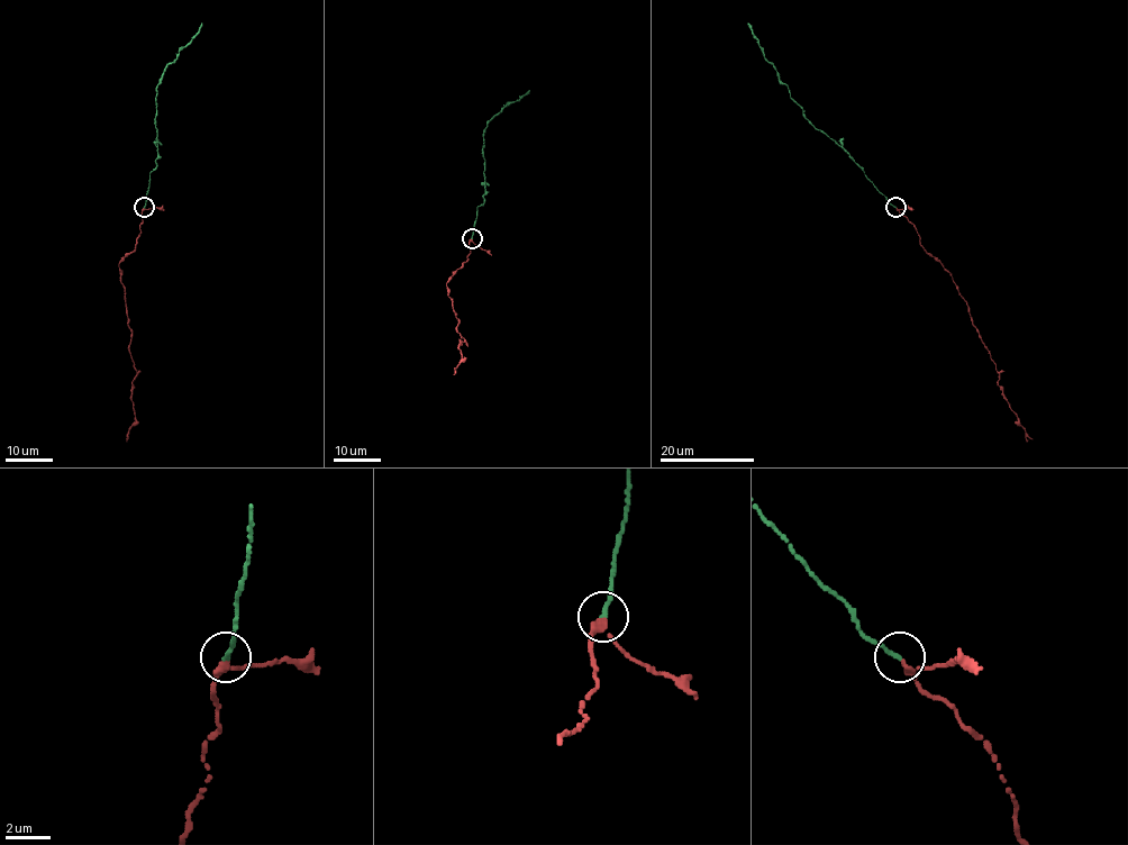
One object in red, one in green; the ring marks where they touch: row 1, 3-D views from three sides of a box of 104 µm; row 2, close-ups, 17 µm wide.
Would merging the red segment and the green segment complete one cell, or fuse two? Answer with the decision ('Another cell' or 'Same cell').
Same cell

